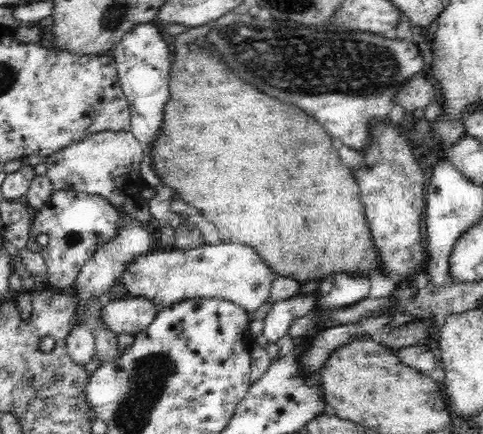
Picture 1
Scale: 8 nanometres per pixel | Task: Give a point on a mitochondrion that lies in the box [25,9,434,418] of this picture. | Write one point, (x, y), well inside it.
(262, 52)

